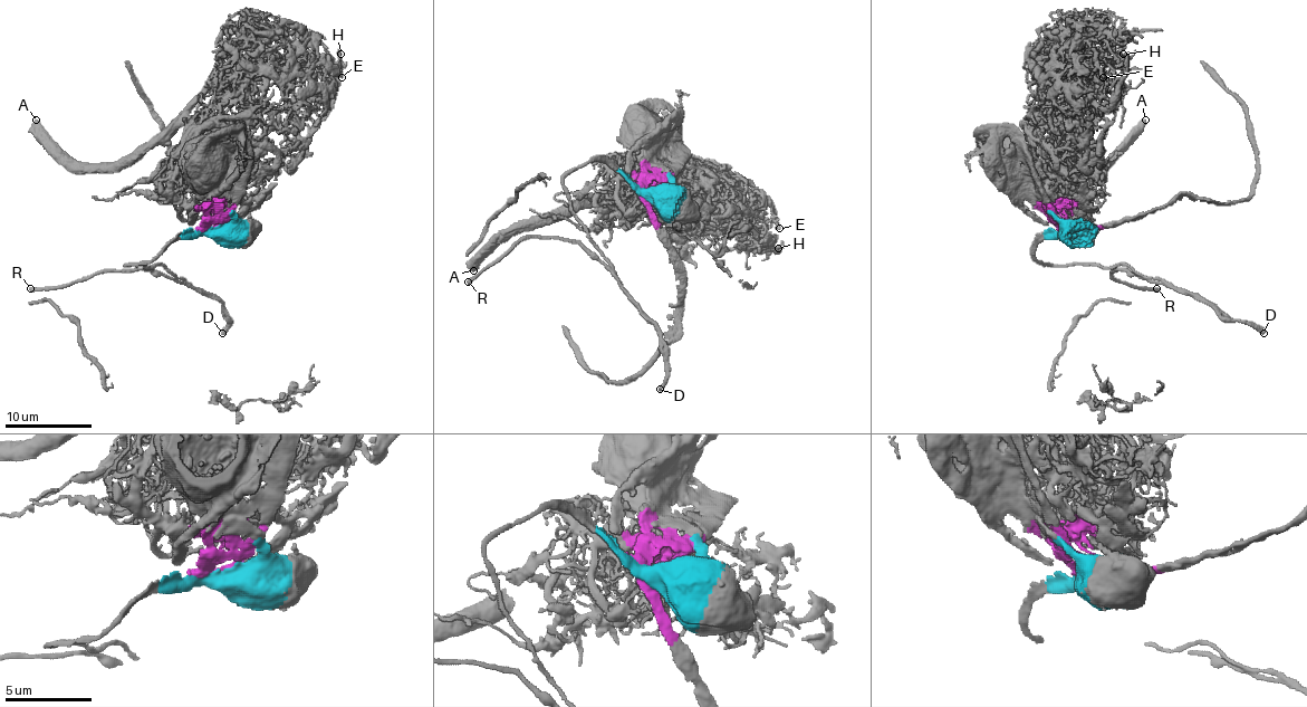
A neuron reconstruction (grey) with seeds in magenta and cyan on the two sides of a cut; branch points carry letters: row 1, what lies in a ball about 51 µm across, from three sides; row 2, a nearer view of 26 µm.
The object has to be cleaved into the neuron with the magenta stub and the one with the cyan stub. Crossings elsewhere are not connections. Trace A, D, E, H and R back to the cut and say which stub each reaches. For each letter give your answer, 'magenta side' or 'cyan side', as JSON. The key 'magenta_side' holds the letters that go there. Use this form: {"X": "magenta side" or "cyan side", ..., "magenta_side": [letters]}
{"A": "magenta side", "D": "cyan side", "E": "magenta side", "H": "magenta side", "R": "cyan side", "magenta_side": ["A", "E", "H"]}

